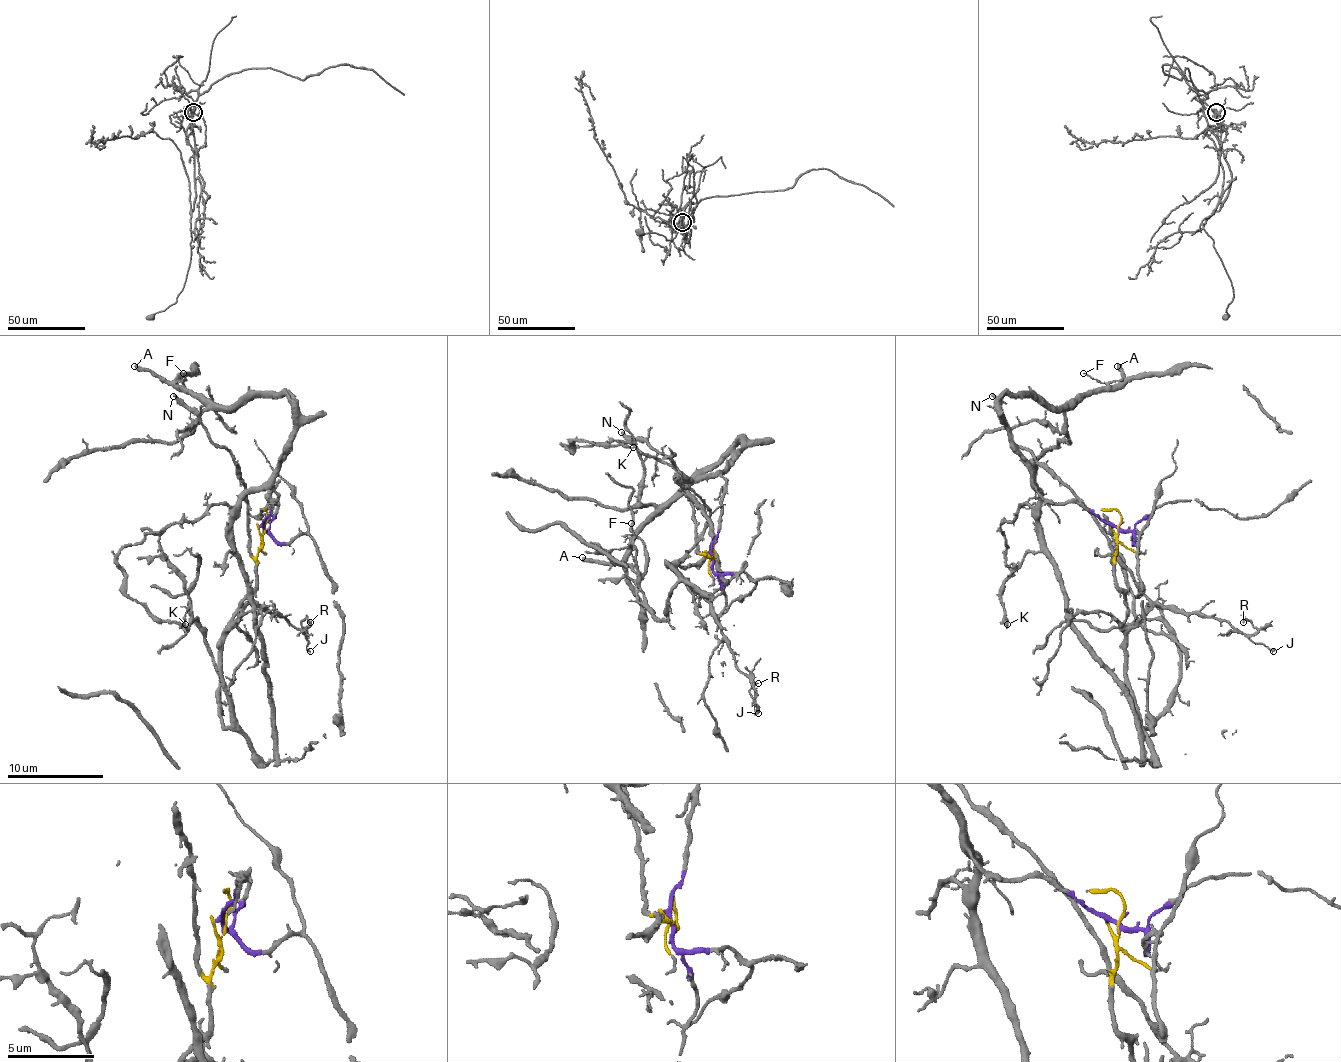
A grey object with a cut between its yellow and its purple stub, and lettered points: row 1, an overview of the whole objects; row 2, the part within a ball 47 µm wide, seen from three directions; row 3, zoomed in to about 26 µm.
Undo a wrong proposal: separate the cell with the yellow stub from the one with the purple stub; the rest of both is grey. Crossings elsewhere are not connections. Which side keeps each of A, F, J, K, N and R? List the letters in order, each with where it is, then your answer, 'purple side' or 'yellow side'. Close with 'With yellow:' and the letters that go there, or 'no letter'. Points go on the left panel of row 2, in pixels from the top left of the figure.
A: place (134, 366); purple side
F: place (183, 373); purple side
J: place (310, 651); yellow side
K: place (185, 624); purple side
N: place (173, 396); yellow side
R: place (310, 622); yellow side
With yellow: J, N, R

